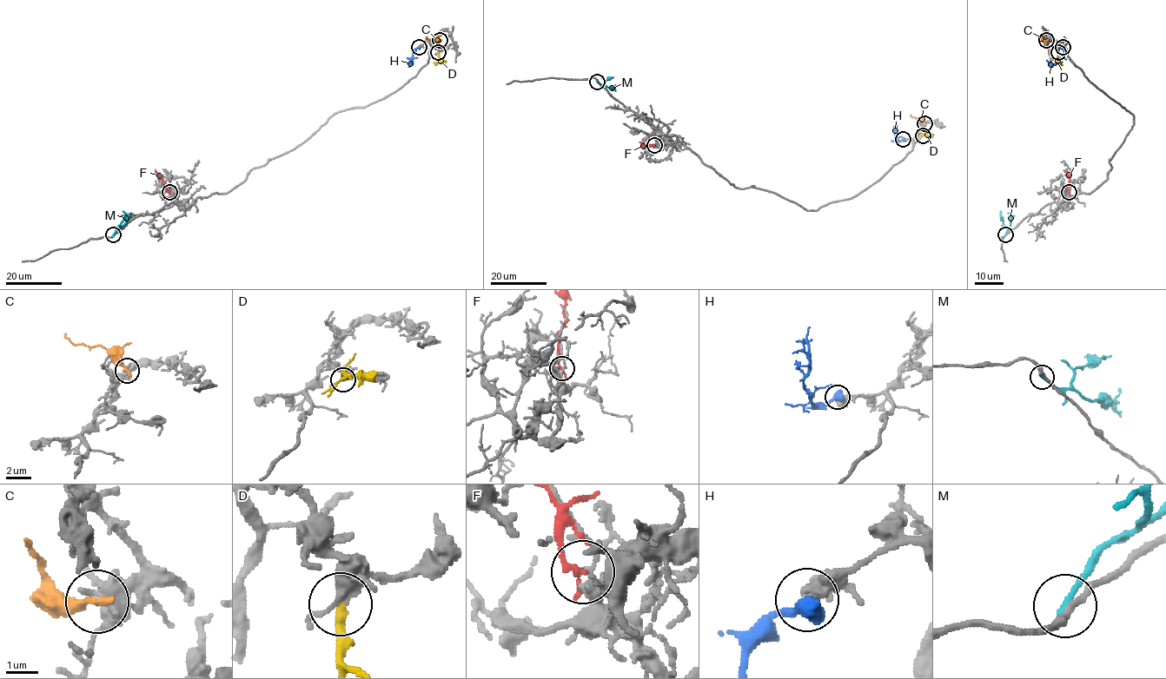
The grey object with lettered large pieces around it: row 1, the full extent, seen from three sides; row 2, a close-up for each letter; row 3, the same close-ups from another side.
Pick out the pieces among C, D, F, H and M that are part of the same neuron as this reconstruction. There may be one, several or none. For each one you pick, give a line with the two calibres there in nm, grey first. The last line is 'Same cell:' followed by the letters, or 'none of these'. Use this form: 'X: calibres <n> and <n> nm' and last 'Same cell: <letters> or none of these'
D: calibres 280 and 220 nm
Same cell: D

